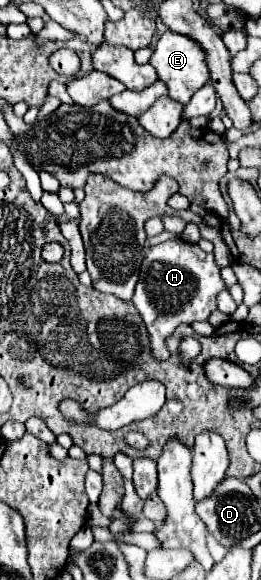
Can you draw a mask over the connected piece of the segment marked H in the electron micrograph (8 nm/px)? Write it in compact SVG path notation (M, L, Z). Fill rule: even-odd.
M176 237L150 247L150 251L146 253L140 265L140 279L132 303L142 315L146 329L150 333L152 355L160 361L168 359L164 339L180 323L190 325L194 321L206 321L210 313L216 311L216 297L224 287L226 285L220 277L218 265L214 263L214 255L204 253L196 243L192 245Z

